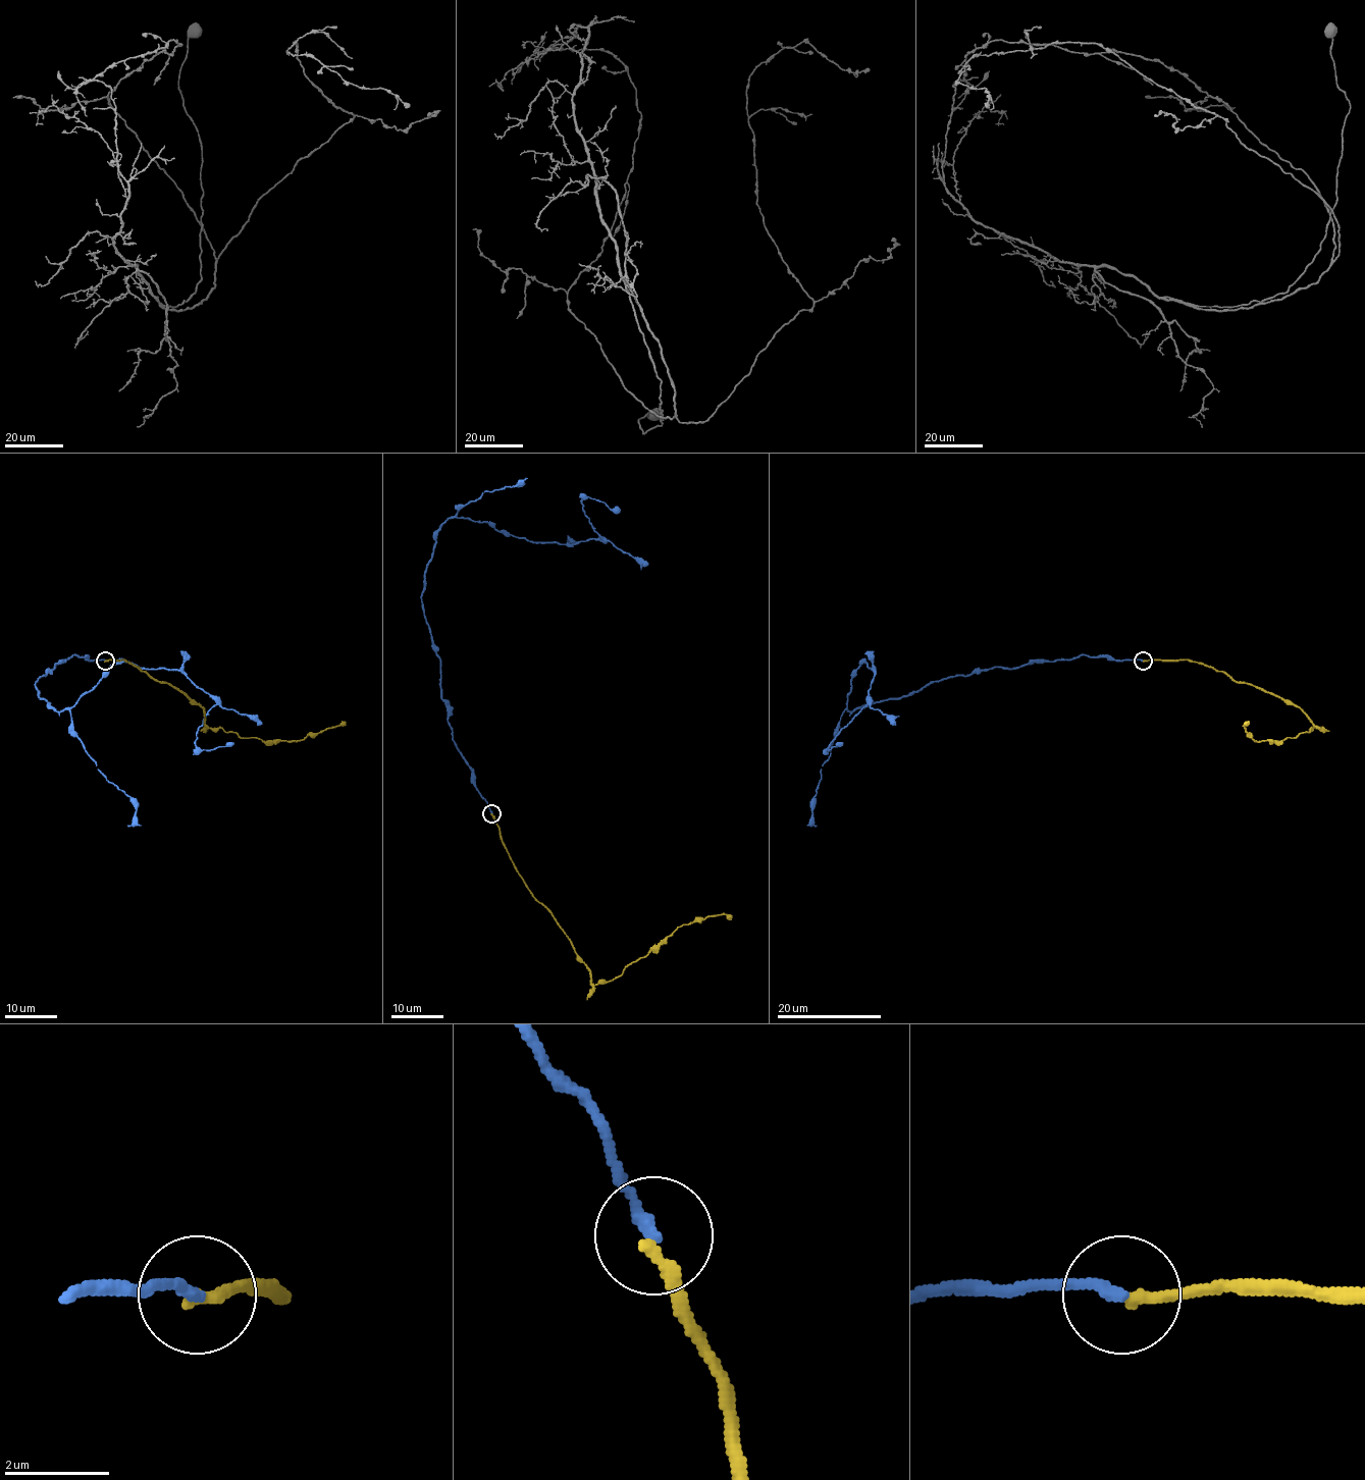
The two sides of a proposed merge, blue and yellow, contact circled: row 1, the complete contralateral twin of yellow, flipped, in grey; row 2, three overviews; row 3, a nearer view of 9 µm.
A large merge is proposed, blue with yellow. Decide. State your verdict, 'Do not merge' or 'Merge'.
Merge

